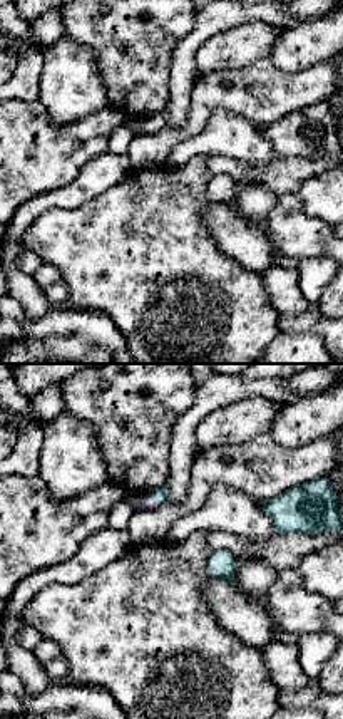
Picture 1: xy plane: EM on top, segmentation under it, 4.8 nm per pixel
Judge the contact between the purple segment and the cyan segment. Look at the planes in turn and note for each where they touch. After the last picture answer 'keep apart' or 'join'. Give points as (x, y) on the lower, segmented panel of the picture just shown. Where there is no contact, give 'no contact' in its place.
meets purple at (153, 501)

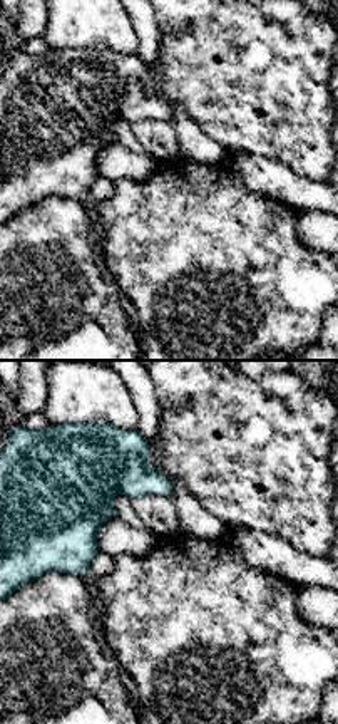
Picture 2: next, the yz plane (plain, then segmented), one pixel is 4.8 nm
no contact

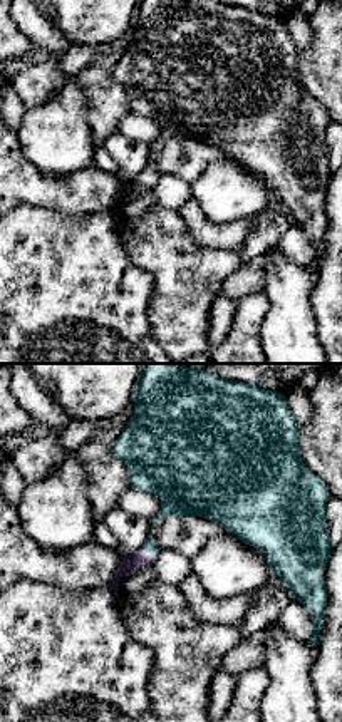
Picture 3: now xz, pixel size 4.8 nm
meets purple at (146, 553)

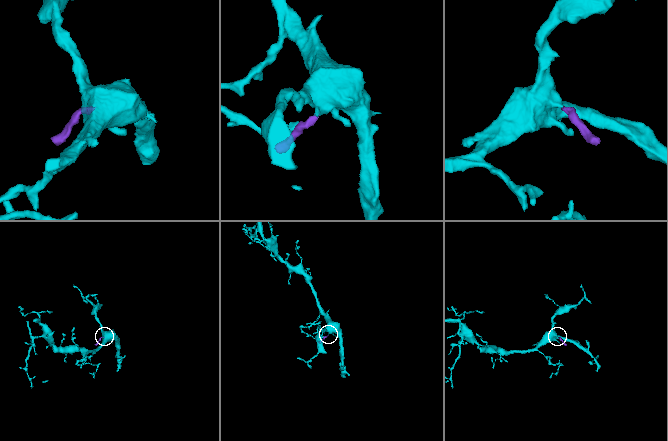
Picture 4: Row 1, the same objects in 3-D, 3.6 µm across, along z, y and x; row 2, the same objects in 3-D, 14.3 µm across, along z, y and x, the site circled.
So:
join

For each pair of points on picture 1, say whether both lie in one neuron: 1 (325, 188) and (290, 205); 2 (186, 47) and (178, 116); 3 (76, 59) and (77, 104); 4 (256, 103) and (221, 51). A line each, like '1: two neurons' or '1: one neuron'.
1: two neurons
2: one neuron
3: one neuron
4: two neurons

